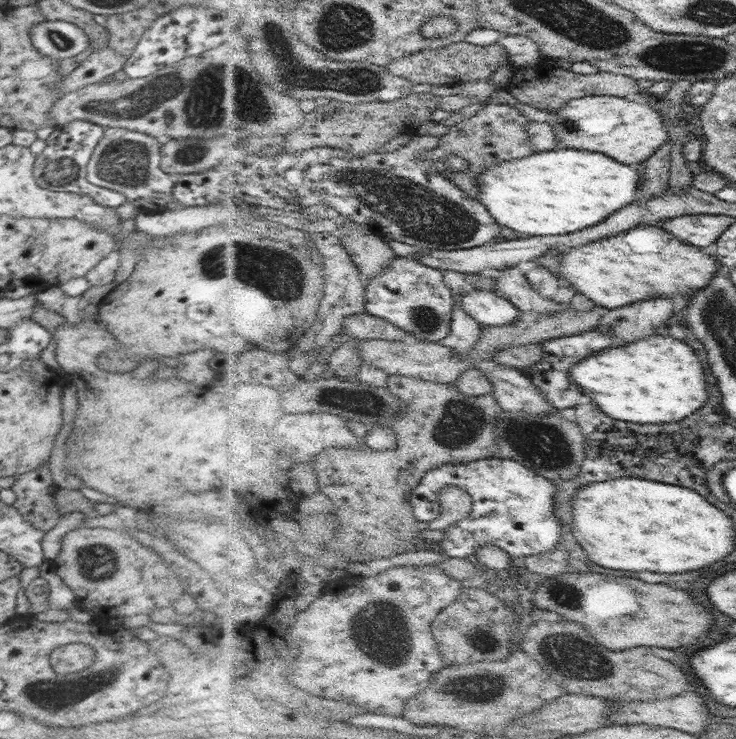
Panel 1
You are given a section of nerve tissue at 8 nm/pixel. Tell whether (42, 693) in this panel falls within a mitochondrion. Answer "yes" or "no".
yes

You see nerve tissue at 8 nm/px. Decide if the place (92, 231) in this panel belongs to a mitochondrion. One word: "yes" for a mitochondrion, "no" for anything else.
no

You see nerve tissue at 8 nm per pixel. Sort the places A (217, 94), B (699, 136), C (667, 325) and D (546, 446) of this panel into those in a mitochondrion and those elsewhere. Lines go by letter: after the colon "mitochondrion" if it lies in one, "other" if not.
A: mitochondrion
B: other
C: other
D: mitochondrion

